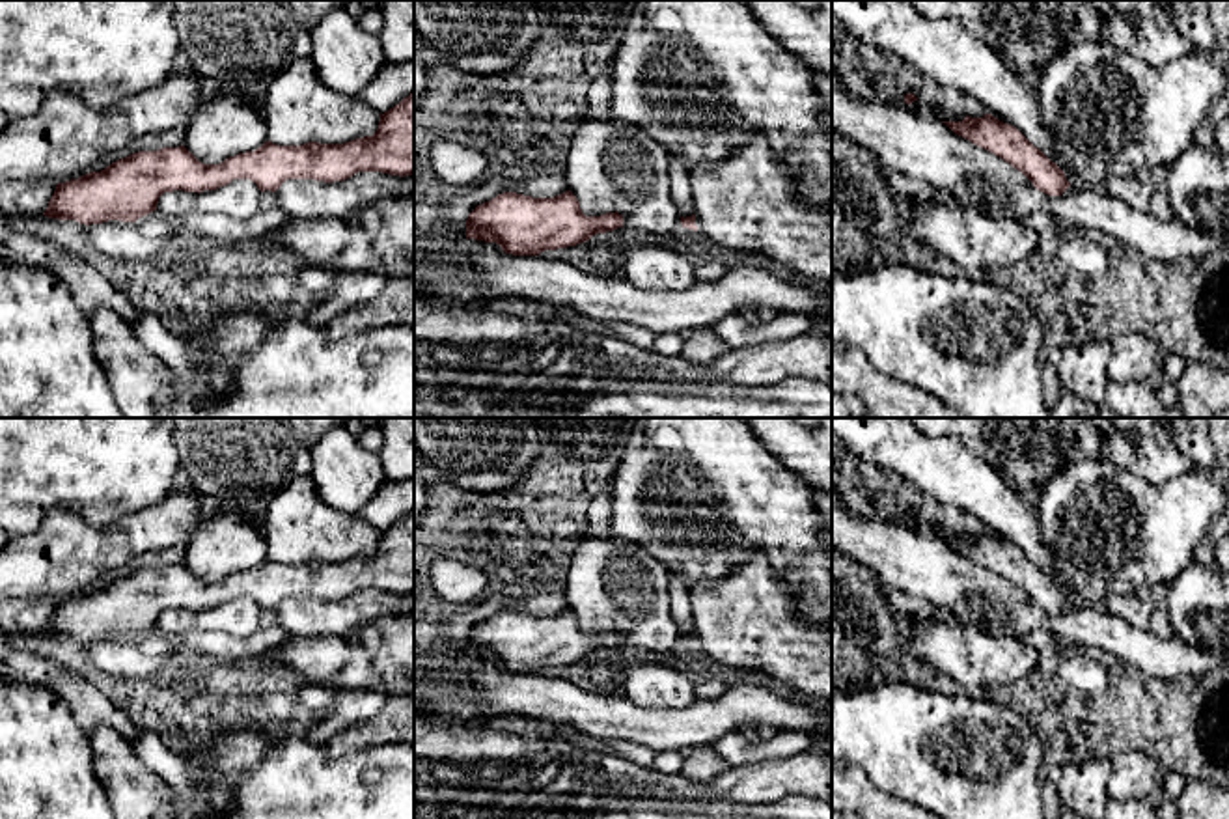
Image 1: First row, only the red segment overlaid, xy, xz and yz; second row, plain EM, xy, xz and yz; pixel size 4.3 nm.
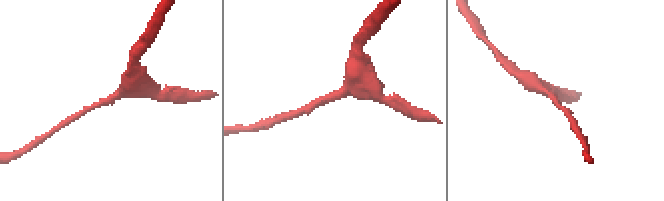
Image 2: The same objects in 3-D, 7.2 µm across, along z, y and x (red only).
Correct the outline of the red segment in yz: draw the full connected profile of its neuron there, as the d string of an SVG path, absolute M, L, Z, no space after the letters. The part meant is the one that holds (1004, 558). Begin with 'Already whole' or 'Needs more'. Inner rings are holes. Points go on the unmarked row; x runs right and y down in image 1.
Already whole. M992 532L983 535L966 534L962 539L942 539L955 552L994 571L1022 590L1037 608L1061 614L1070 601L1065 590L1035 565L1016 545L1000 539Z

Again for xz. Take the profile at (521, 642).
Already whole. M571 608L554 616L504 610L468 632L466 657L496 660L513 673L539 673L623 645L623 640L617 629L586 634Z

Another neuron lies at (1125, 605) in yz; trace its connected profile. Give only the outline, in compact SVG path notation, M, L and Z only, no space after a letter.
M1117 590L1108 593L1102 608L1139 631L1149 629L1154 612L1154 604L1132 590Z

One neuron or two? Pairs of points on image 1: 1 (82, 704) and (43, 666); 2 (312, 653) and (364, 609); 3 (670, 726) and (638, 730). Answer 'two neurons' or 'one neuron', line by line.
1: one neuron
2: two neurons
3: one neuron

